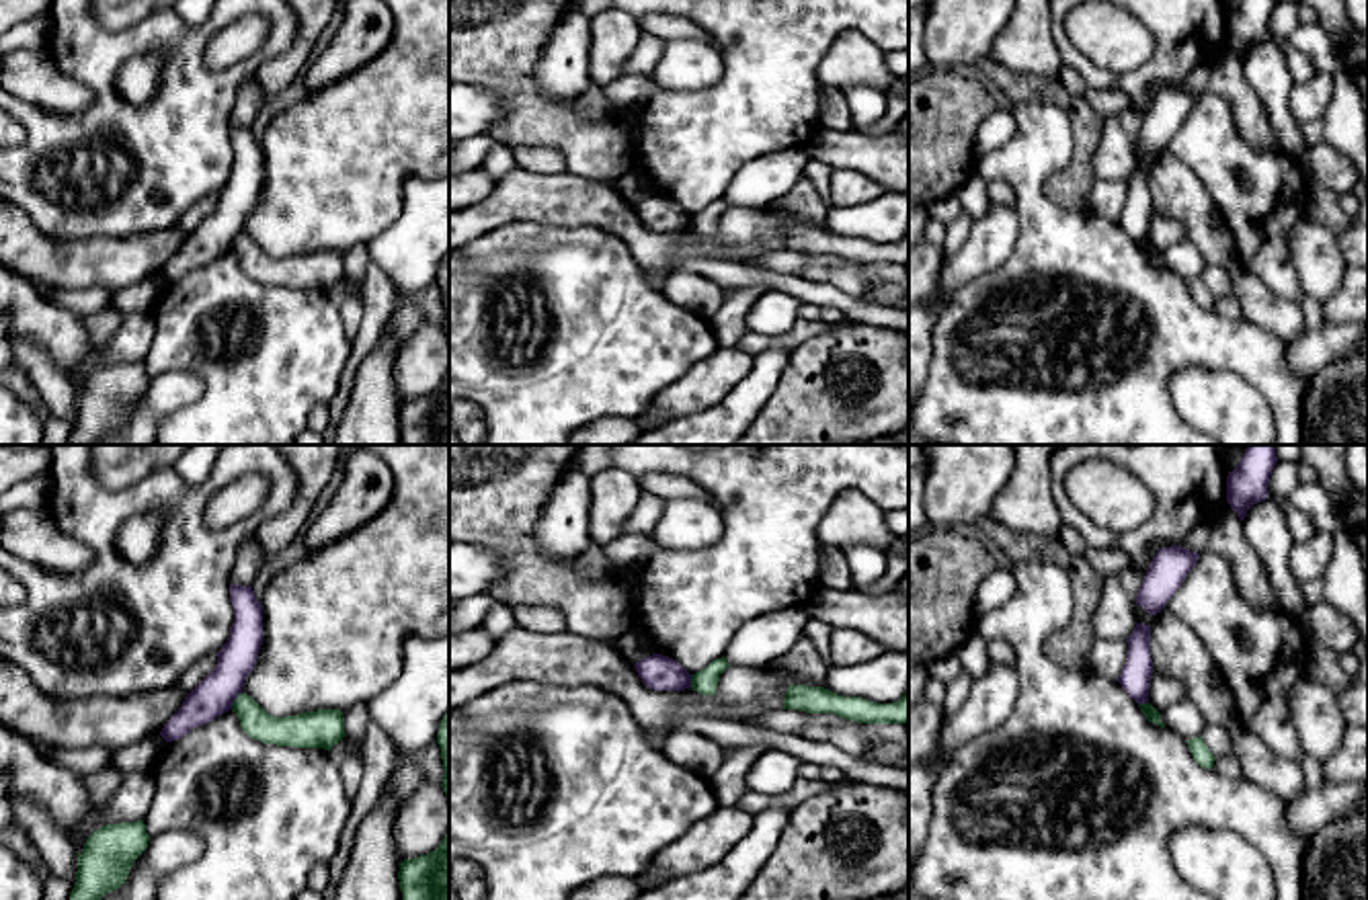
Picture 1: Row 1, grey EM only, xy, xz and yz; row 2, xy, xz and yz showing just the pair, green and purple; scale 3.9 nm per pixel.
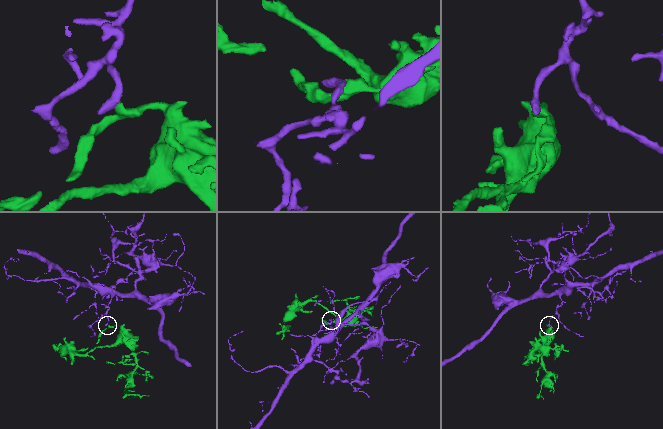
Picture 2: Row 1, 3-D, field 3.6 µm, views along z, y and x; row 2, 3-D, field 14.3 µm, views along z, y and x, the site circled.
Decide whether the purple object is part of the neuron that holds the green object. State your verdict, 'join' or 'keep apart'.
keep apart

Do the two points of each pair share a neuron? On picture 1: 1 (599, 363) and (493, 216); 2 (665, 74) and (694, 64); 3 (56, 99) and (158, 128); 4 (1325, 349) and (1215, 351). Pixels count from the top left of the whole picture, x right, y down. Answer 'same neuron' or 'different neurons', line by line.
1: different neurons
2: same neuron
3: different neurons
4: different neurons

